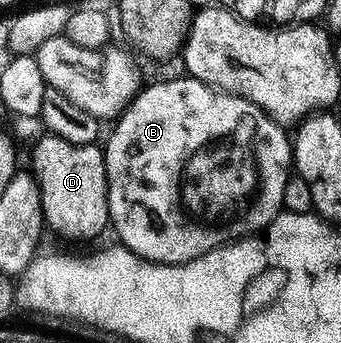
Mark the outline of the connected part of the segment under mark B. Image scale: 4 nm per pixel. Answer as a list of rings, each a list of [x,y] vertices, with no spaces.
[[[183,75],[183,80],[170,80],[167,84],[150,84],[143,92],[139,91],[134,99],[126,106],[125,113],[117,117],[114,133],[110,141],[104,144],[106,157],[106,197],[110,211],[110,224],[112,232],[119,236],[121,247],[130,249],[145,260],[153,260],[155,264],[186,264],[190,260],[208,254],[214,248],[229,244],[247,234],[253,233],[258,223],[263,223],[261,212],[270,208],[270,200],[266,196],[258,196],[254,200],[254,192],[274,192],[280,194],[284,190],[288,176],[286,172],[287,161],[292,156],[292,140],[283,125],[270,119],[261,108],[256,107],[251,100],[242,96],[231,96],[205,84],[203,80],[195,80],[193,76]]]

